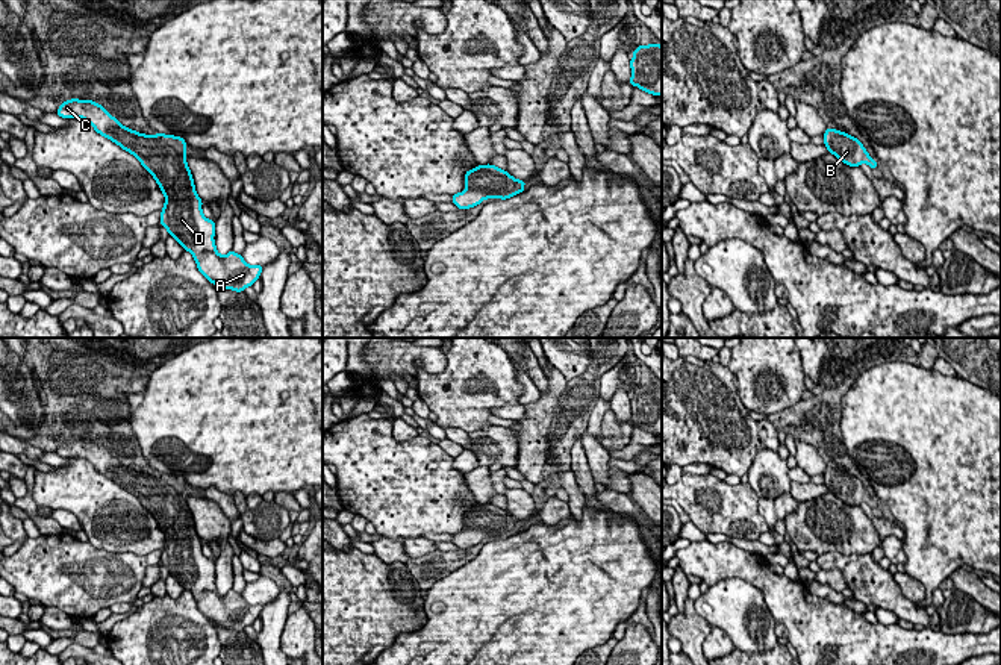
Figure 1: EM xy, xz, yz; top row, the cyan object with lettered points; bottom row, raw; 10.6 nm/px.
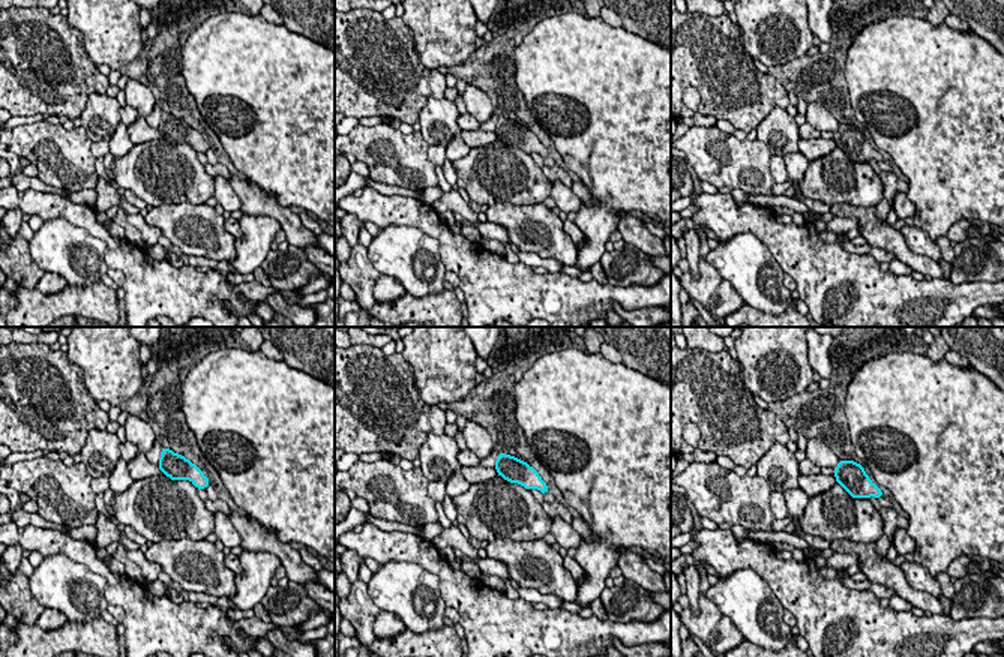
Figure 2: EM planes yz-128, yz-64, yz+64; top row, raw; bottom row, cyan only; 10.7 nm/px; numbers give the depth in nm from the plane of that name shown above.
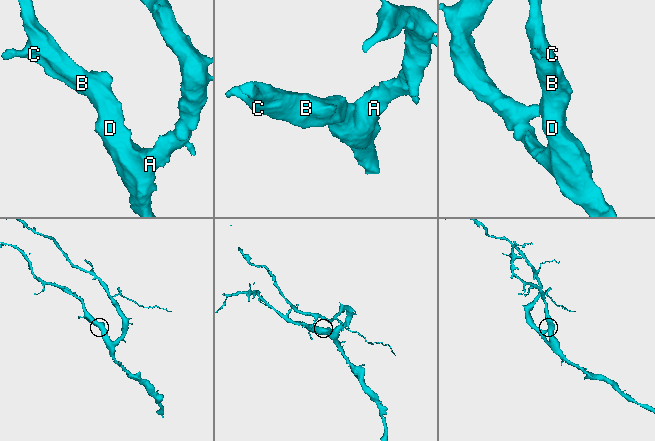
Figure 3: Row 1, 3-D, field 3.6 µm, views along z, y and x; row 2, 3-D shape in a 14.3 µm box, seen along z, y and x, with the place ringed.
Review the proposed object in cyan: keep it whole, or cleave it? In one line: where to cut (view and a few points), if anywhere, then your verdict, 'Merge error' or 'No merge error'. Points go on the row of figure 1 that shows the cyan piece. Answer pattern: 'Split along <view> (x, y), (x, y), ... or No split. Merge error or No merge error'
No split. No merge error

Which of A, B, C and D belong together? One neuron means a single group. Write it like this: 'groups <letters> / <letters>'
groups A B C D

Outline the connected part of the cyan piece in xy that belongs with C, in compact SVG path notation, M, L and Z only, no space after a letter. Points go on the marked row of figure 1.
M89 98L64 101L56 114L62 118L86 120L97 133L138 158L165 195L161 226L168 230L183 250L194 256L198 271L210 283L242 292L259 279L262 265L248 265L233 250L226 256L217 251L214 241L215 221L203 215L203 201L197 195L186 164L186 142L183 138L135 132L124 127L108 109Z

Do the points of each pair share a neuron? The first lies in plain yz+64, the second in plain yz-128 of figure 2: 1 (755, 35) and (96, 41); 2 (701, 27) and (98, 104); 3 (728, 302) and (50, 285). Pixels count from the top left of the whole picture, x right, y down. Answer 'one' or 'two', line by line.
1: one
2: two
3: one

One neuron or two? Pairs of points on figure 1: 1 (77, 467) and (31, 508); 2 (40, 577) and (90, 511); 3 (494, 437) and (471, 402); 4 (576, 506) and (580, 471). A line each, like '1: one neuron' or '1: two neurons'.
1: two neurons
2: two neurons
3: two neurons
4: two neurons

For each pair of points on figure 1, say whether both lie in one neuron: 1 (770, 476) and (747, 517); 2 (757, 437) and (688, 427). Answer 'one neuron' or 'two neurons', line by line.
1: two neurons
2: one neuron

